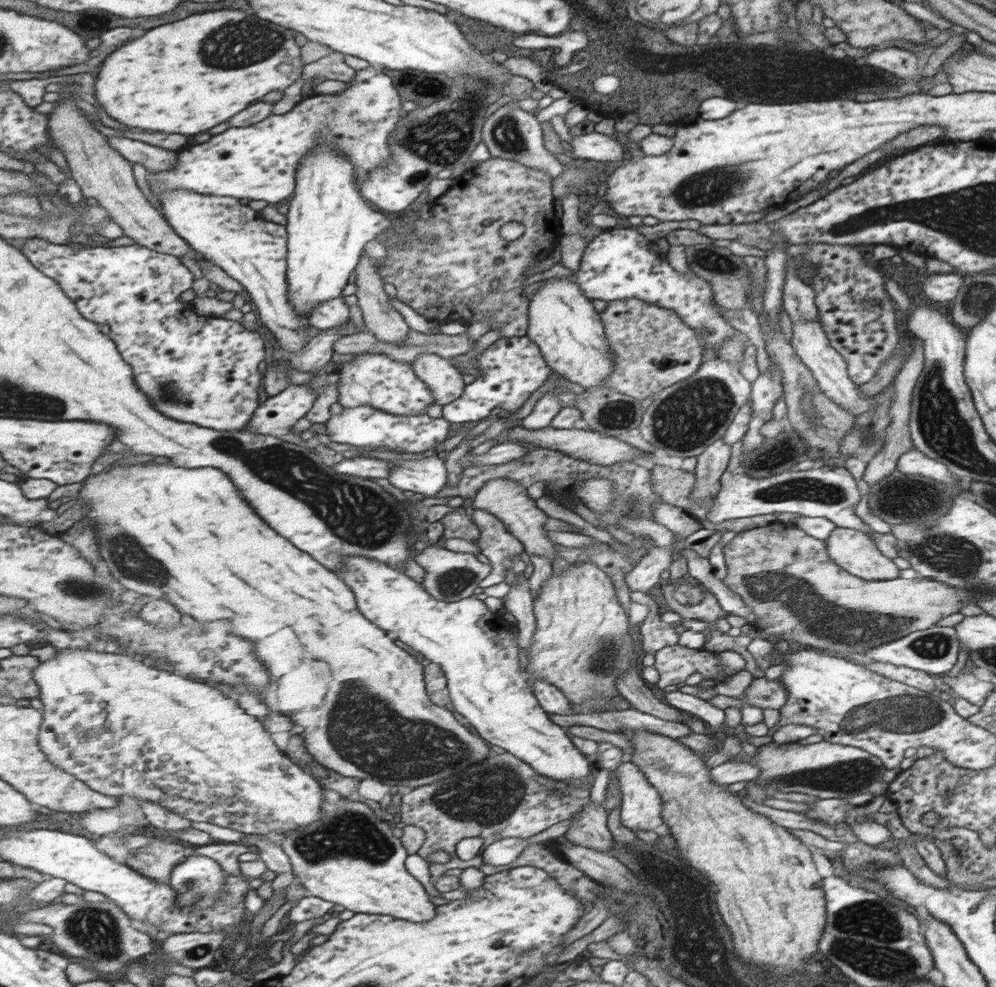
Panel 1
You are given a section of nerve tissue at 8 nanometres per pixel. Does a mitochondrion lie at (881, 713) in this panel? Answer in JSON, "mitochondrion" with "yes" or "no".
{"mitochondrion":"yes"}

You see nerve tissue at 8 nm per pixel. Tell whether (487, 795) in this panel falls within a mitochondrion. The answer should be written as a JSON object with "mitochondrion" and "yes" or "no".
{"mitochondrion":"yes"}

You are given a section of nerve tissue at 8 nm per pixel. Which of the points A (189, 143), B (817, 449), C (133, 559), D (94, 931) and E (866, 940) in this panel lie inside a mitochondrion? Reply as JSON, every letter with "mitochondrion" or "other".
{"A":"other","B":"mitochondrion","C":"mitochondrion","D":"mitochondrion","E":"mitochondrion"}

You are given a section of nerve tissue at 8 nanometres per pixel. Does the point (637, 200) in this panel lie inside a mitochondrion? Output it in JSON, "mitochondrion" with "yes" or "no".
{"mitochondrion":"no"}

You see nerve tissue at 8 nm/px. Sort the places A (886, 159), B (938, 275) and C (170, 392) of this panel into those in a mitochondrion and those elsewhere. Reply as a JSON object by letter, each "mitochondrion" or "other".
{"A":"other","B":"other","C":"mitochondrion"}

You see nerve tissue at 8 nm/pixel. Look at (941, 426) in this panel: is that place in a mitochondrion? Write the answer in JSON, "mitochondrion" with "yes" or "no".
{"mitochondrion":"yes"}

